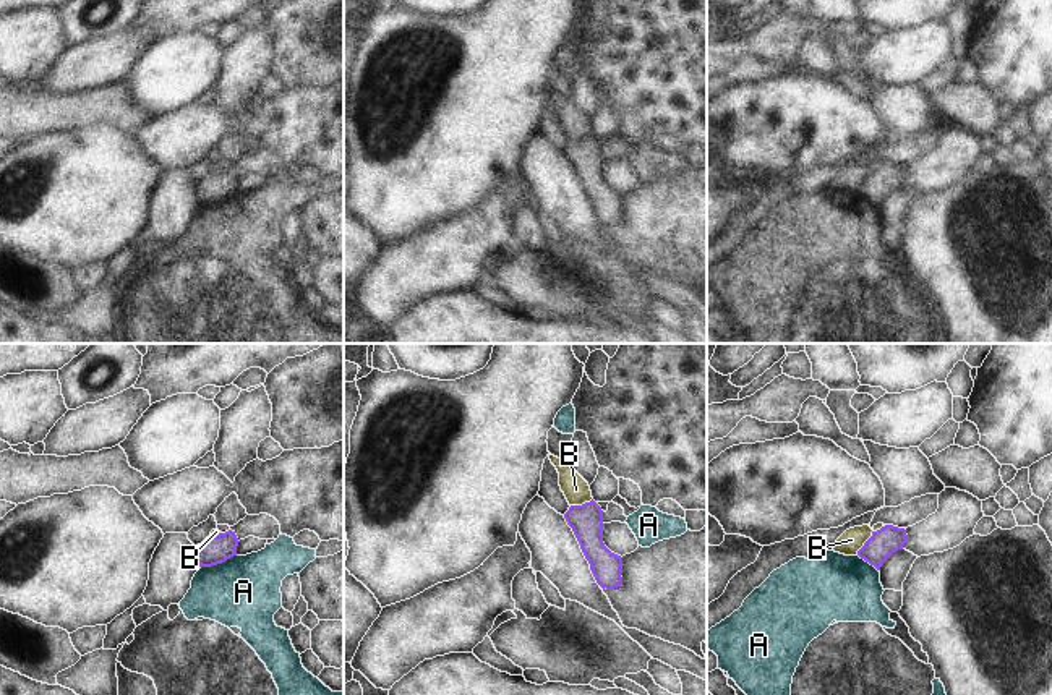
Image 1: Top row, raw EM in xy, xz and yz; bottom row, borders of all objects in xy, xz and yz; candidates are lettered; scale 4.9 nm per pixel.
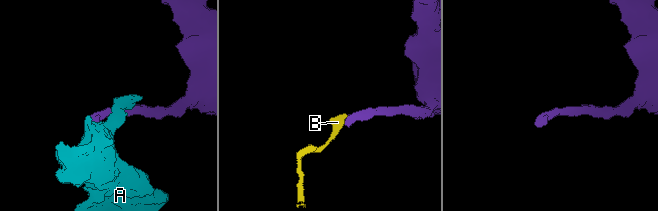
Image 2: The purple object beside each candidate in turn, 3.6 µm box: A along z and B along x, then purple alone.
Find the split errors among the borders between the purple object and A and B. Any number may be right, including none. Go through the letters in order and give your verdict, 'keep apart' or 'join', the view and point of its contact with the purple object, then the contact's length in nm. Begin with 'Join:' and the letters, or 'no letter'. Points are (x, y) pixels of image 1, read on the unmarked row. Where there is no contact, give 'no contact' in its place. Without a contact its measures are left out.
Join: no letter
A: keep apart; contact xy (218, 200); length 190 nm
B: keep apart; contact yz (866, 179); length 150 nm

